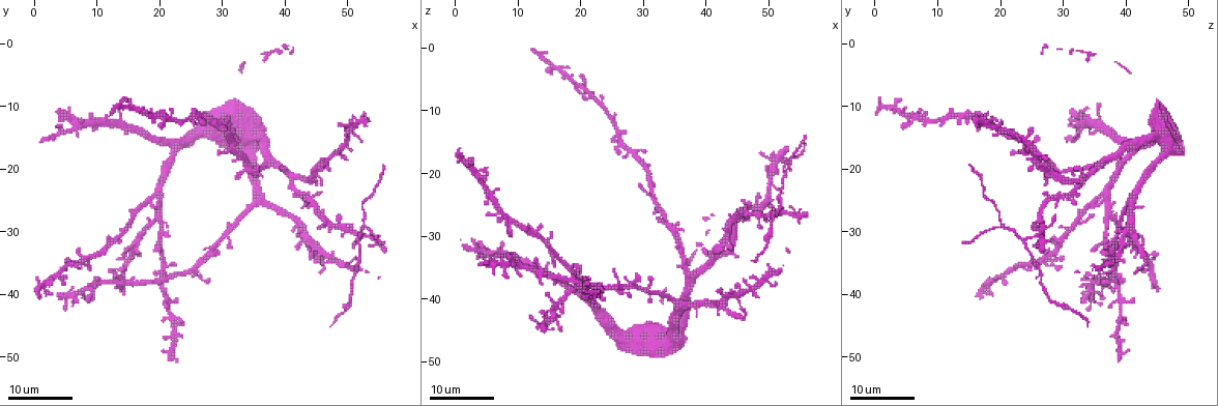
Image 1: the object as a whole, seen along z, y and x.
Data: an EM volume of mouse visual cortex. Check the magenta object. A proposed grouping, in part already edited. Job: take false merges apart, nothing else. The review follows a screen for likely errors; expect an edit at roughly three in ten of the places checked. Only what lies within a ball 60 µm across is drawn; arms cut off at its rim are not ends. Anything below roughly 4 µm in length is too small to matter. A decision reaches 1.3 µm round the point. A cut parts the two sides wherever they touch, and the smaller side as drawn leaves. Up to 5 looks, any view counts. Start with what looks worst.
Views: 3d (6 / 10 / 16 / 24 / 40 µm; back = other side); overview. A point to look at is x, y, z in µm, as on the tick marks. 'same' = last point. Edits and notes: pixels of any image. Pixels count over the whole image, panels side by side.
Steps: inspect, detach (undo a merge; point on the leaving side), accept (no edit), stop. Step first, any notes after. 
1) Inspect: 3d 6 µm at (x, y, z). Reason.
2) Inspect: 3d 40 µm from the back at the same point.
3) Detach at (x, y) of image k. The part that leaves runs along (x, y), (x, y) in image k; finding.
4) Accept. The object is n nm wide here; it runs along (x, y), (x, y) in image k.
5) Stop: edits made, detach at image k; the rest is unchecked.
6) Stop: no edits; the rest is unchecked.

Inspect: 3d 24 µm at (51.5, 31.5, 23.5). Branch point.

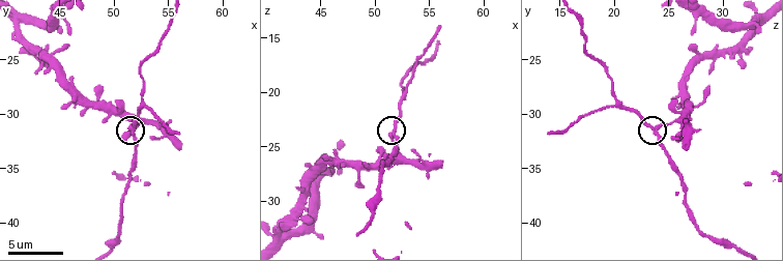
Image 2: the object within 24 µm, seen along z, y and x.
Inspect: 3d 6 µm at (51.8, 31.8, 23.6).

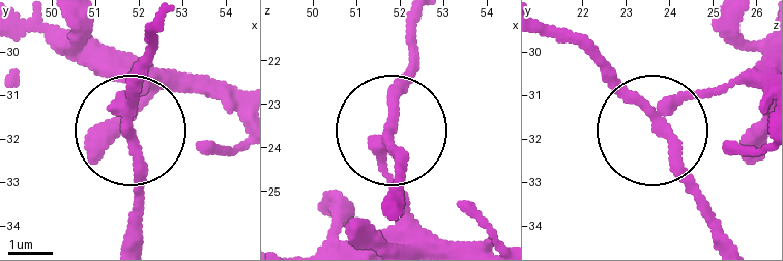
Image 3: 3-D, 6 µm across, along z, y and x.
Accept. 3 arms meet here; continuous, no second neuron.

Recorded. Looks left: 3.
Inspect: 3d 10 µm at (52.8, 29.0, 20.2). Branch point.

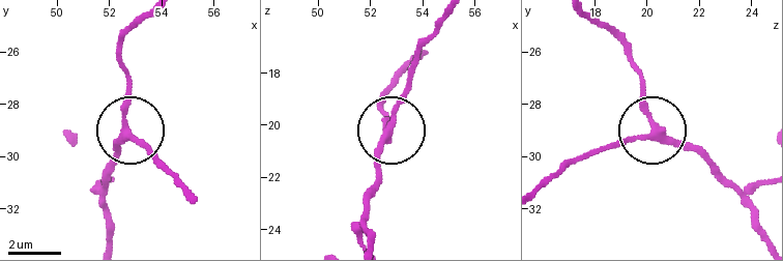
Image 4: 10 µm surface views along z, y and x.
Accept. It runs along (361, 241), (379, 147), (410, 76) in image 4; one neuron here.

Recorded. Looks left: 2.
Inspect: 3d 10 µm at (41.6, 21.6, 32.8). Arms part here.

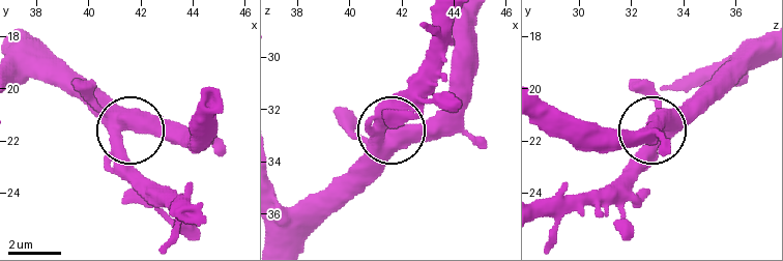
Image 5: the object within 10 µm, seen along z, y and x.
Accept. The side arm is 26 µm long; 3 arms meet here; one neuron here.

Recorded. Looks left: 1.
Stop: no edits; the rest is unchecked.

